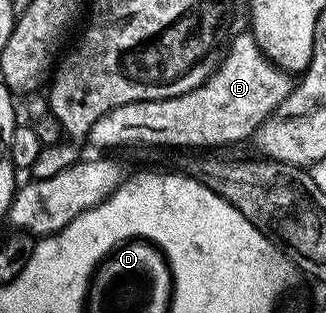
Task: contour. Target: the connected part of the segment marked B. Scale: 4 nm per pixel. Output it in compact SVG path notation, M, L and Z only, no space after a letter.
M239 33L232 38L226 48L219 67L200 87L177 97L157 101L137 101L105 113L105 117L101 117L101 121L93 125L89 143L95 147L127 147L130 143L156 143L159 147L207 149L203 147L227 147L230 143L241 142L242 139L250 140L262 123L282 103L287 102L287 96L293 91L291 79L292 76L288 72L279 70L267 58L263 48L256 45L254 35Z

